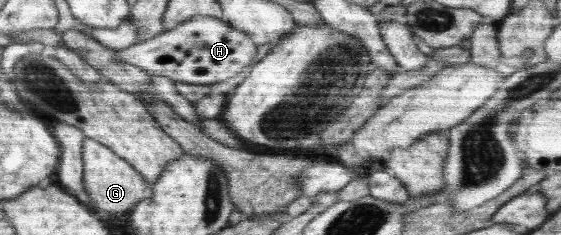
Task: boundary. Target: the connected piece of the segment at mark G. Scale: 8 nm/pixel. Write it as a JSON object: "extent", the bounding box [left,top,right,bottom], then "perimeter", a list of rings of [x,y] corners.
{"extent":[82,137,153,216],"perimeter":[[[85,137],[83,142],[83,175],[82,175],[82,186],[84,186],[84,192],[88,194],[88,200],[90,200],[89,206],[92,206],[101,214],[107,216],[127,215],[140,200],[148,200],[153,194],[153,185],[148,184],[142,174],[130,166],[128,162],[120,159],[110,148],[100,144],[100,141],[92,140],[91,138]]]}

